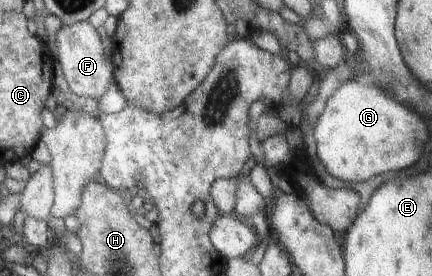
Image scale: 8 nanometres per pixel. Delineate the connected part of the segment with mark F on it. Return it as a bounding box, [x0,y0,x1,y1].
[50,21,115,100]

